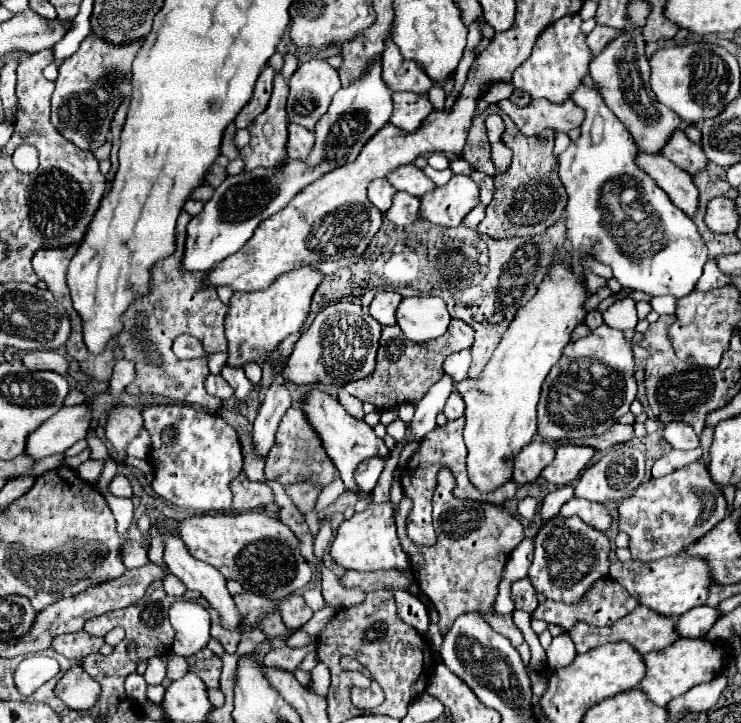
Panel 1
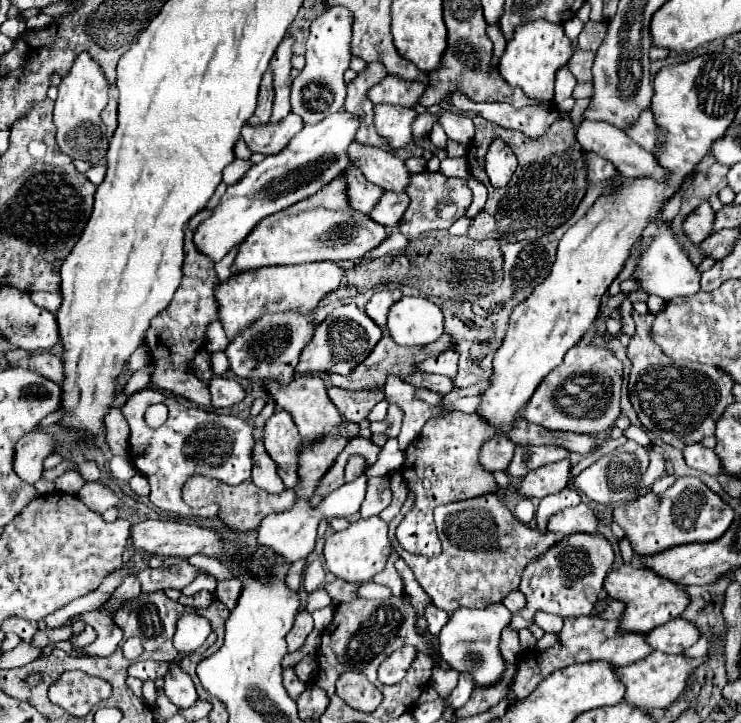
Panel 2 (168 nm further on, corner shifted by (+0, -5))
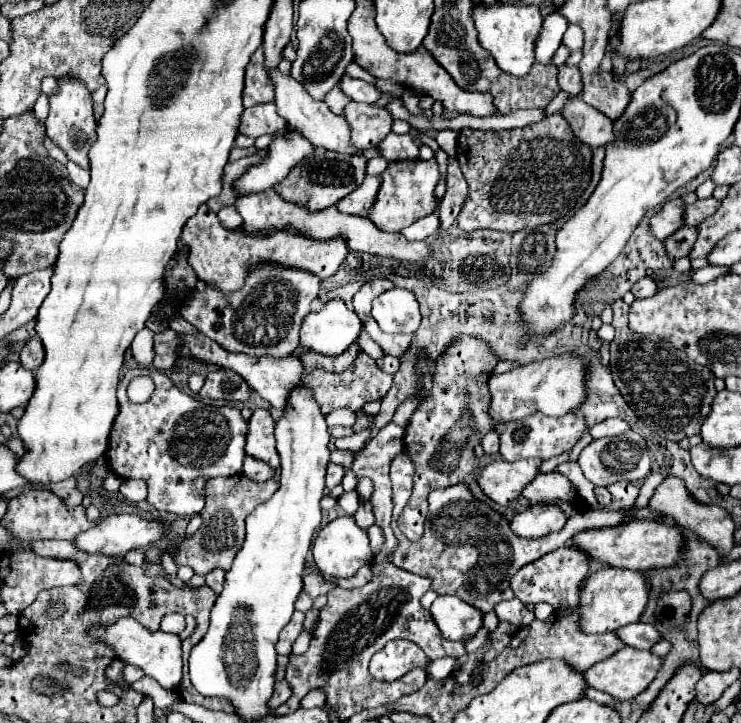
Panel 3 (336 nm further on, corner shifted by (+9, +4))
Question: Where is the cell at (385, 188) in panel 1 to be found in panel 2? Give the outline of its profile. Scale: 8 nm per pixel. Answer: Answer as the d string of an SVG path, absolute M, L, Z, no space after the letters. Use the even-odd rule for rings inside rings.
M357 168L347 172L347 194L349 194L349 204L353 210L359 210L363 214L371 212L371 206L379 202L385 190L379 190L373 182L367 182L363 174L359 174Z

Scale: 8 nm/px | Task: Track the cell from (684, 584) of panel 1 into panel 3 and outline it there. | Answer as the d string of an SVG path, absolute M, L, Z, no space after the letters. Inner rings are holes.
M602 567L588 575L580 589L580 627L584 633L618 631L624 625L636 623L648 603L650 583L640 571L624 571L616 567Z

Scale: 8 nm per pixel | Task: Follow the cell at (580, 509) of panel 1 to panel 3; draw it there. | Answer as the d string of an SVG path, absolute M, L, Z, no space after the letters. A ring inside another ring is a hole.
M530 505L526 511L518 513L510 521L510 529L518 537L538 539L548 533L560 531L566 523L566 515L560 507L546 507L546 505Z

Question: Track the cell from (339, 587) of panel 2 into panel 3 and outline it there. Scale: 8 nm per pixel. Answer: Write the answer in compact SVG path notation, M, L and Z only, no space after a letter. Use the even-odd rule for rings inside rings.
M314 573L304 575L304 593L308 593L312 599L316 599L318 595L326 595L334 587L336 587L336 583L328 583L320 575L314 575Z

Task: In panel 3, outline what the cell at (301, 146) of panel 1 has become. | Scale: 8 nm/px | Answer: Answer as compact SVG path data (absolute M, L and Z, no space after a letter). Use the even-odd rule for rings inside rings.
M274 103L266 105L254 105L250 109L244 109L242 121L240 121L240 133L248 137L260 137L264 133L280 133L286 129L286 121L276 113Z

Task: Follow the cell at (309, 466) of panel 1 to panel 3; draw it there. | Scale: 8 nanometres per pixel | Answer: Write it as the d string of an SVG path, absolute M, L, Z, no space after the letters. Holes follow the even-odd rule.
M256 409L248 421L246 455L268 463L272 469L278 469L280 465L274 441L274 419L266 409Z

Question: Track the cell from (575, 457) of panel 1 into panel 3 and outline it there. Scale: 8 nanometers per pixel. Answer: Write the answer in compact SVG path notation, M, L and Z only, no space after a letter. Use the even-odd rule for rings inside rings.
M496 459L476 473L476 481L486 497L498 505L508 505L534 479L540 463L542 461L538 459L522 459L512 463Z

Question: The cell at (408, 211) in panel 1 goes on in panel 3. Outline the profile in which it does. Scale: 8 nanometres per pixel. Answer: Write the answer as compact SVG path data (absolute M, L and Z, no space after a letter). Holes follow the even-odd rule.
M366 175L364 183L358 189L354 189L354 193L350 193L342 201L338 201L336 209L340 213L348 213L348 215L366 213L374 205L374 199L376 199L376 193L378 193L378 185L380 185L380 177Z

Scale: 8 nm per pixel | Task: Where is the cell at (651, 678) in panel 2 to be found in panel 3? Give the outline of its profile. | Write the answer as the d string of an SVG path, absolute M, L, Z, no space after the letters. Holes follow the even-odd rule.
M622 647L620 651L616 651L608 659L598 661L596 665L592 665L584 673L584 681L586 681L586 685L590 685L594 689L600 689L600 691L612 695L614 699L622 701L622 699L632 699L638 693L642 693L642 689L646 689L652 683L652 679L656 677L660 667L662 667L662 659L656 657L652 651L640 651L640 649L632 649L632 647Z

